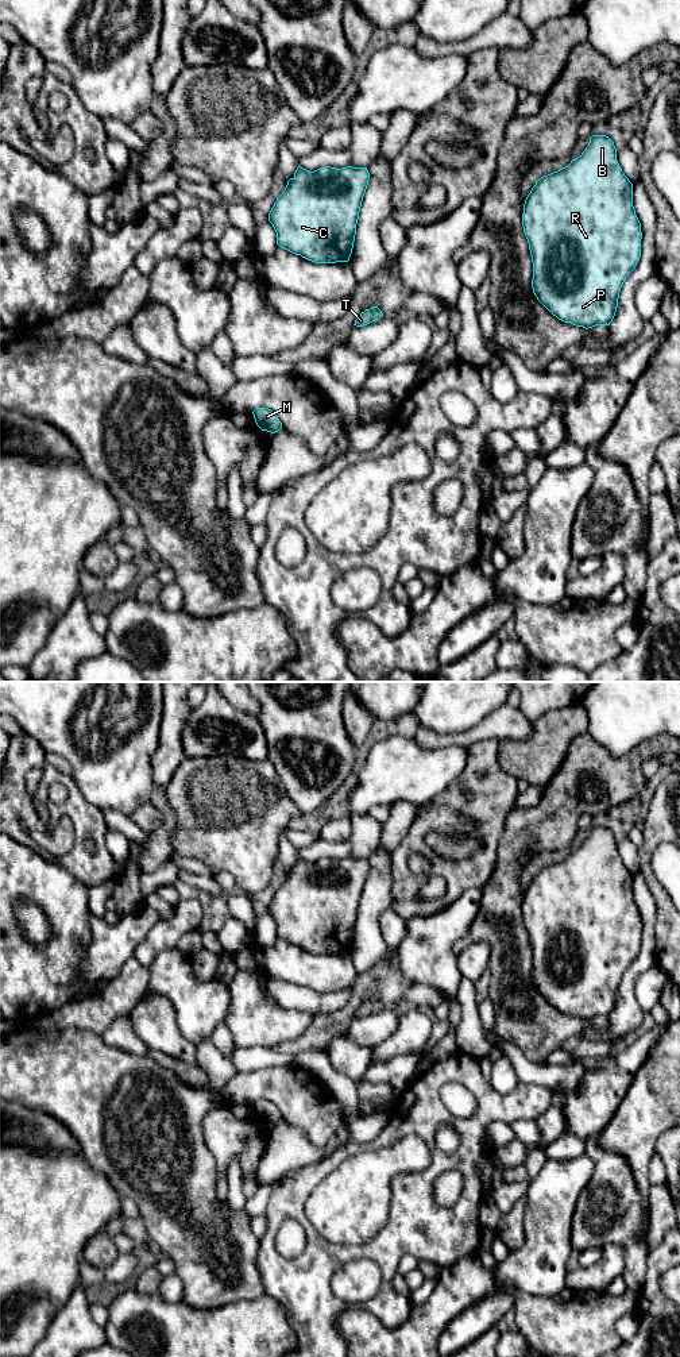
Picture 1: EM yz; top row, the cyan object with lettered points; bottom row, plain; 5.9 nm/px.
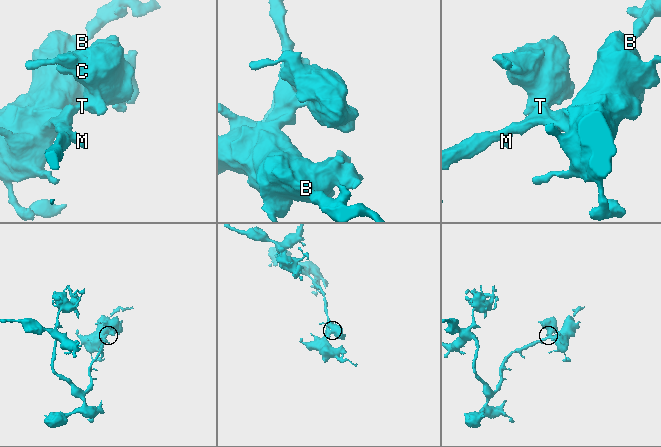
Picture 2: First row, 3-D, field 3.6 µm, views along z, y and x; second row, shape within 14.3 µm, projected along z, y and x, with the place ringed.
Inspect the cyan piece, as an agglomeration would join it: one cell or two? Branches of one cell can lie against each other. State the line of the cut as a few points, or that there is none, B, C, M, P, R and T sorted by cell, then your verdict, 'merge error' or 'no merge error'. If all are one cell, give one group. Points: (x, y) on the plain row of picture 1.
cut none; groups B C M P R T; no merge error

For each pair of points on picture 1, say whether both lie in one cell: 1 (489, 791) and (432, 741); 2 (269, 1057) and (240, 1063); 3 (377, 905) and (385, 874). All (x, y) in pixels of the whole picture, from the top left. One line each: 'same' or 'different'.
1: different
2: same
3: same

